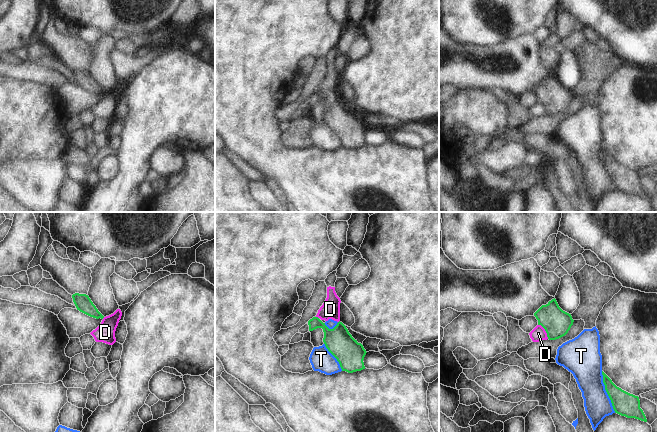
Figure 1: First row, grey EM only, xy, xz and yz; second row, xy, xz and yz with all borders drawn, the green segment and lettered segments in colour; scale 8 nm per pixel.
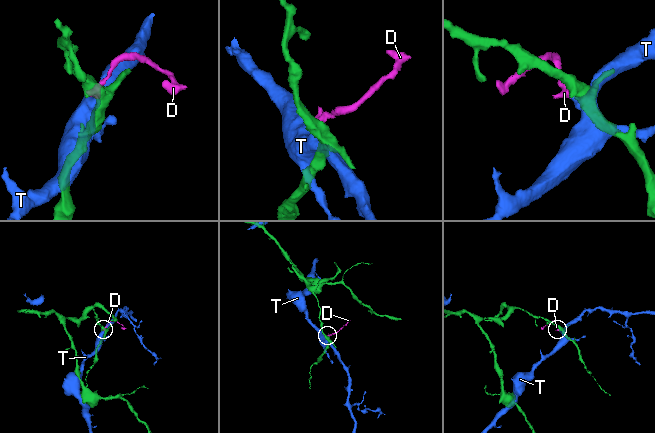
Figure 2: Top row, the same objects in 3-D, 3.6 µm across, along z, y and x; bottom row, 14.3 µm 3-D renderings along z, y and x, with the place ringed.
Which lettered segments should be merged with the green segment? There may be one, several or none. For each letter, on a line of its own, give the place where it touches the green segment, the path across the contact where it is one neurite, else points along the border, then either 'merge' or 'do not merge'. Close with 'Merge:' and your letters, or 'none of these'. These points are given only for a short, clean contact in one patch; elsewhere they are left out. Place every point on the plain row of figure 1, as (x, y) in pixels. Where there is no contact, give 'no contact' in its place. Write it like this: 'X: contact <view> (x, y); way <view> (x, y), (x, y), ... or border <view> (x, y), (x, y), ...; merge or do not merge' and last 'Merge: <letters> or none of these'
D: contact yz (545, 106); border yz (538, 100), (544, 105), (548, 114); do not merge
T: contact yz (606, 167); do not merge
Merge: none of these

